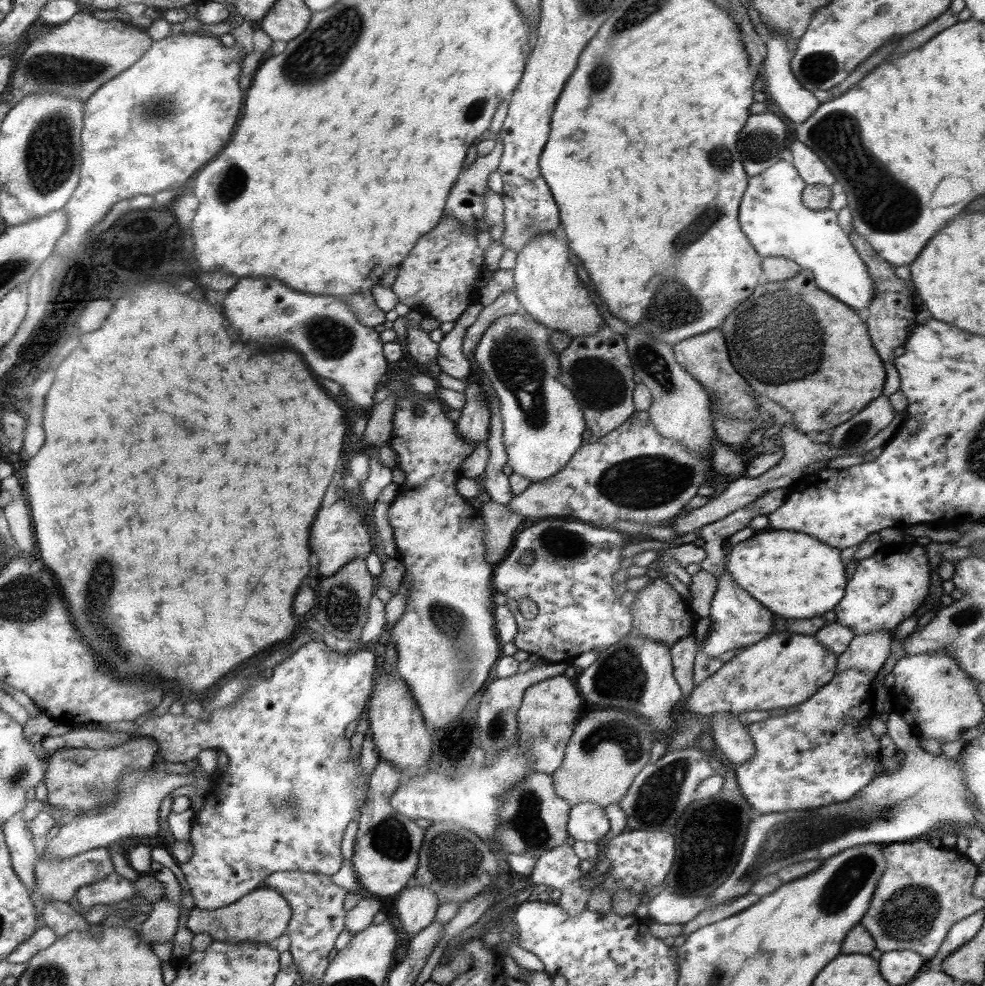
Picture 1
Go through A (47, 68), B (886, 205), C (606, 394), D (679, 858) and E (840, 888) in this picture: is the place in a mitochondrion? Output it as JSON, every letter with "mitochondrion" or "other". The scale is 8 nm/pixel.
{"A":"mitochondrion","B":"mitochondrion","C":"mitochondrion","D":"other","E":"mitochondrion"}

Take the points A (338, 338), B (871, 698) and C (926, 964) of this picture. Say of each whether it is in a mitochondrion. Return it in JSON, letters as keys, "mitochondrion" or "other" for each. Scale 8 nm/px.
{"A":"mitochondrion","B":"other","C":"other"}

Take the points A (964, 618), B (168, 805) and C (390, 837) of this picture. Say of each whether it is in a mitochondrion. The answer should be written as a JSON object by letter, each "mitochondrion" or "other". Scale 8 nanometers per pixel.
{"A":"mitochondrion","B":"other","C":"mitochondrion"}

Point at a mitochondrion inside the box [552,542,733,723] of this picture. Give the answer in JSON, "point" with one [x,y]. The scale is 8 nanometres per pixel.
{"point":[621,672]}

